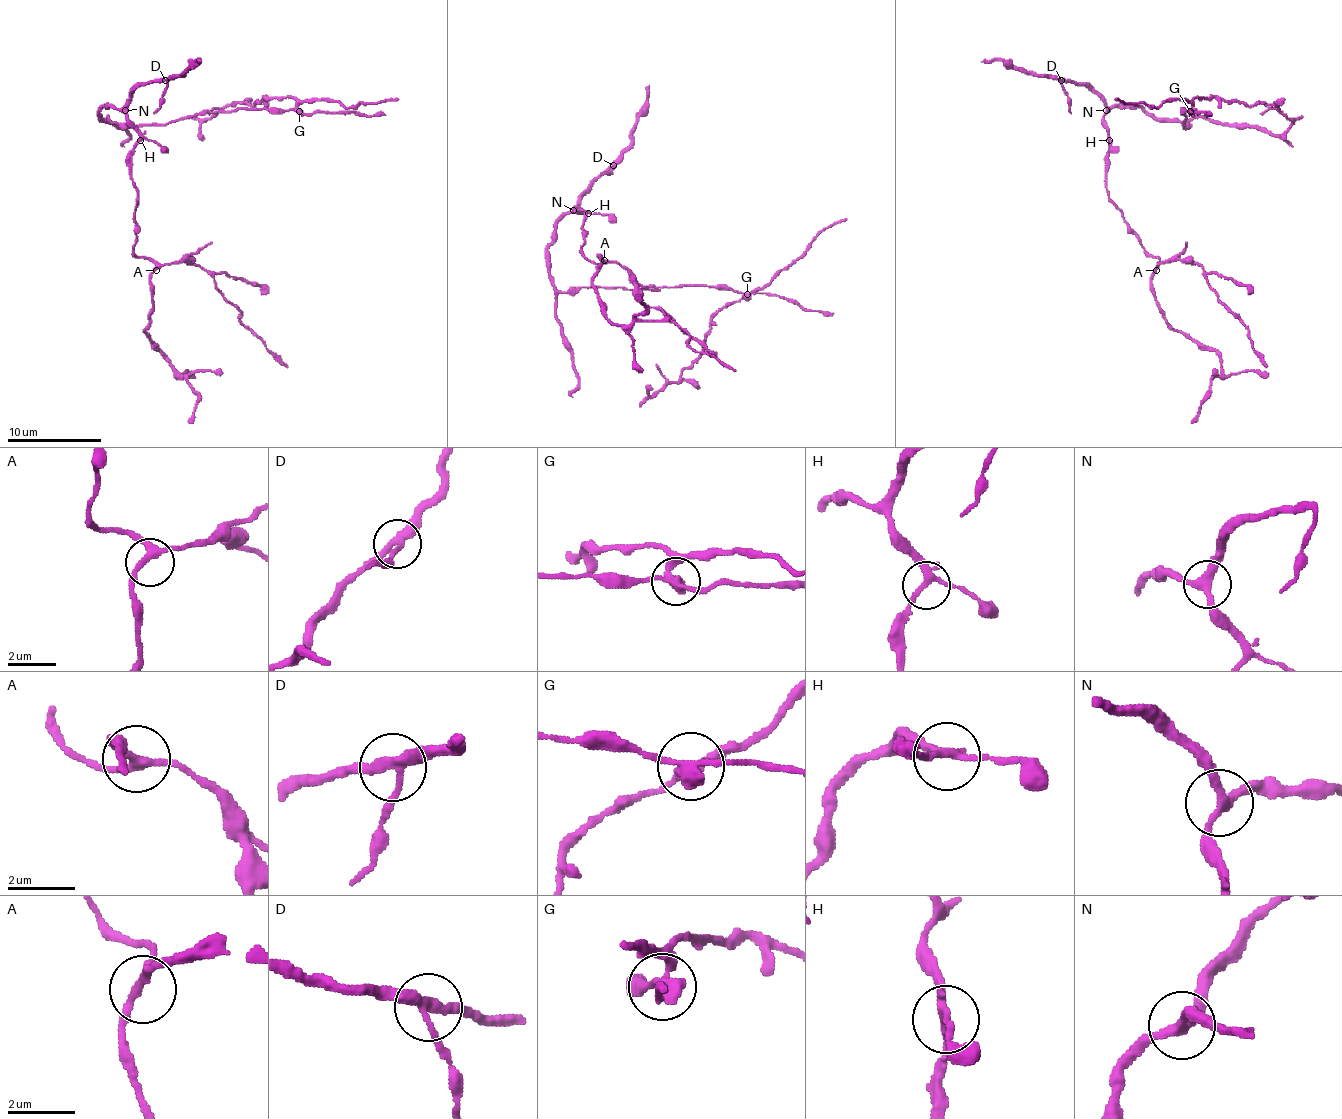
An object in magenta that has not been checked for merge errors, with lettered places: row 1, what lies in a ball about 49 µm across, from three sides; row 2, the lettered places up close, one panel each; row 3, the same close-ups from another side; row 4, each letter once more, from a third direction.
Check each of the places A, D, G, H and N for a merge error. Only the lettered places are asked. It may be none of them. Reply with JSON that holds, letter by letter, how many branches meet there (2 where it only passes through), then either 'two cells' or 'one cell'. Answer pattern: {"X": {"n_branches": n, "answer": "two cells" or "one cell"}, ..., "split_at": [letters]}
{"A": {"n_branches": 3, "answer": "one cell"}, "D": {"n_branches": 3, "answer": "one cell"}, "G": {"n_branches": 3, "answer": "two cells"}, "H": {"n_branches": 3, "answer": "one cell"}, "N": {"n_branches": 3, "answer": "one cell"}, "split_at": ["G"]}

